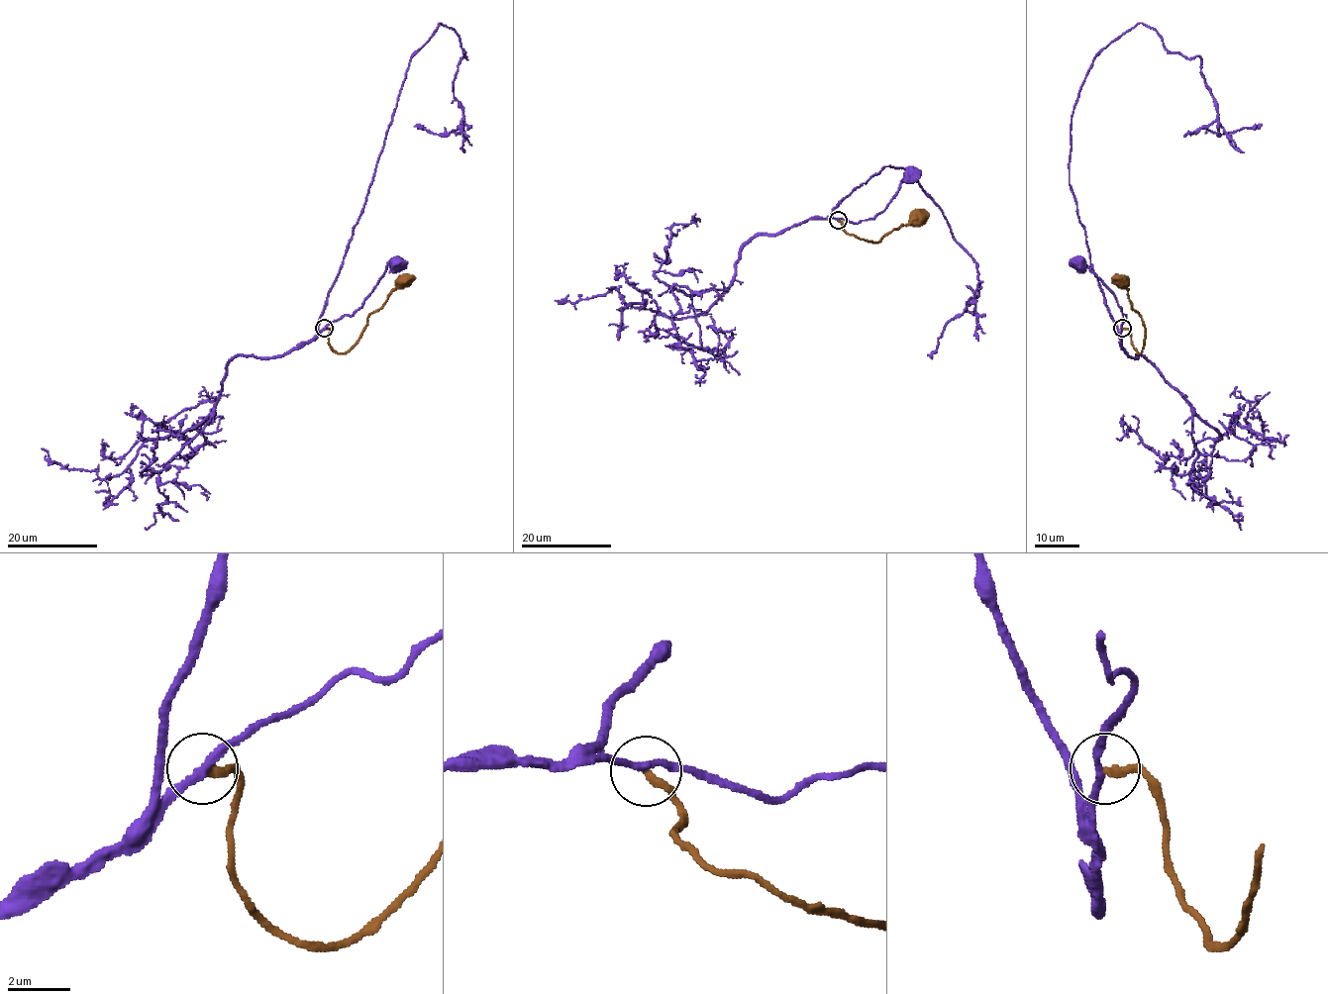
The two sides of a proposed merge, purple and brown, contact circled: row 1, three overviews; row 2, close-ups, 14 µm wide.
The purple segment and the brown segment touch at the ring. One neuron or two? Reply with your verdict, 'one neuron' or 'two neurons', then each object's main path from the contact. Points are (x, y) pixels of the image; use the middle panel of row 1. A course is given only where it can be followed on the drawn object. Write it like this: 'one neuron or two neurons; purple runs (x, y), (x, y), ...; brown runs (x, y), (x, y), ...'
two neurons; purple runs (837, 219), (857, 224), (872, 219), (885, 208), (899, 184), (908, 176); brown runs (837, 219), (851, 235), (874, 242), (893, 230), (920, 223), (929, 214)

